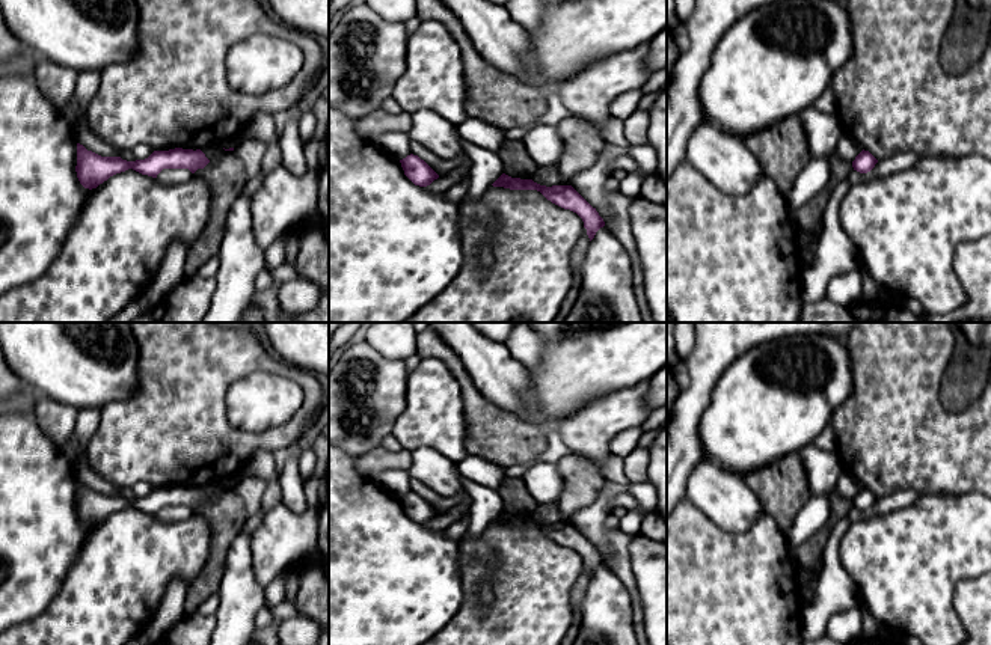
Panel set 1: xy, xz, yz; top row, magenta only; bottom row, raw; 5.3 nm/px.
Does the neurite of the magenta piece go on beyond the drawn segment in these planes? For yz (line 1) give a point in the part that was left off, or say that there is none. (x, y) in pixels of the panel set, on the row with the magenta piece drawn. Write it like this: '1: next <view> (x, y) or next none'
1: next none

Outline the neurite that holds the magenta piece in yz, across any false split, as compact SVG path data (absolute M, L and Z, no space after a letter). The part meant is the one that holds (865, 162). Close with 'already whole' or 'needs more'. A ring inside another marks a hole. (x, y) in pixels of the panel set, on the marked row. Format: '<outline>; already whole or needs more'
M863 149L852 161L852 167L860 173L867 173L875 167L876 163L878 160L869 151Z; already whole

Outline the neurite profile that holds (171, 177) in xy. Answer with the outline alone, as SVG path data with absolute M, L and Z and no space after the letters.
M163 169L157 179L166 185L176 185L189 181L193 173L189 169Z

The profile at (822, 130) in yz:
M812 105L799 113L799 119L807 136L810 157L828 160L843 134L837 115L824 113Z

